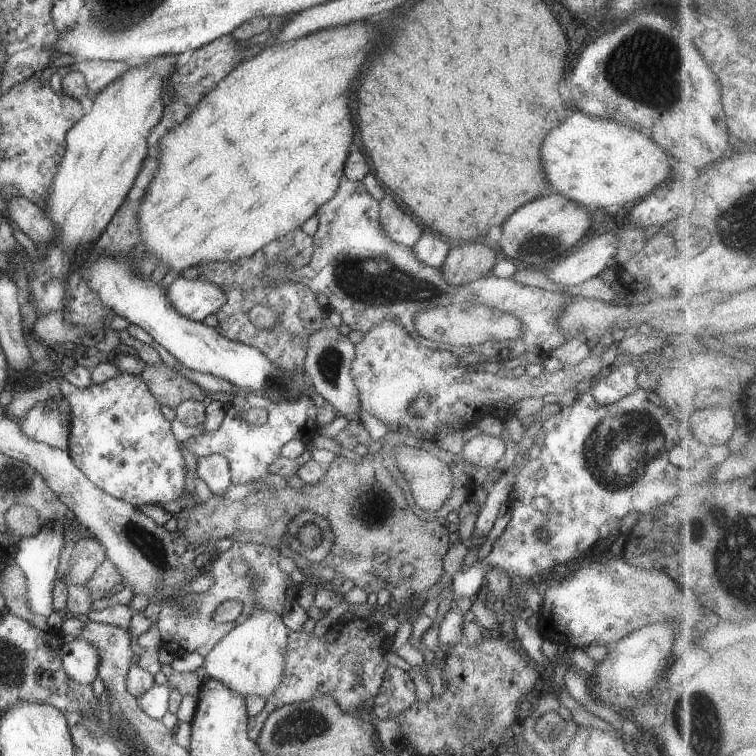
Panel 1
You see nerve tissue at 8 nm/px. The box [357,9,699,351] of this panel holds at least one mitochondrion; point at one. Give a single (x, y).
(645, 66)

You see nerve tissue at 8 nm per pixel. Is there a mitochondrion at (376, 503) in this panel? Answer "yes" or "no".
yes

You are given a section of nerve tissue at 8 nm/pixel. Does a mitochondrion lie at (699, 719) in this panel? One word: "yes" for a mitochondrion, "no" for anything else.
yes

